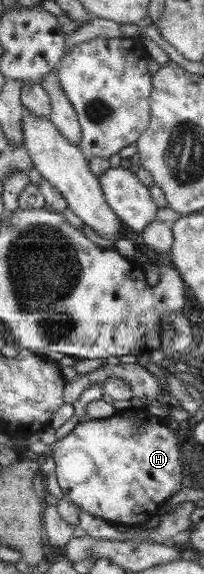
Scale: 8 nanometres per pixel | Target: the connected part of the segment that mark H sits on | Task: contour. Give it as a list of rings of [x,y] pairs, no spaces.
[[[133,404],[130,408],[117,410],[111,417],[91,418],[78,423],[67,437],[57,440],[53,446],[43,443],[39,434],[33,434],[27,439],[27,449],[41,458],[44,455],[52,456],[56,461],[56,474],[63,493],[84,511],[114,526],[137,526],[153,519],[165,502],[181,489],[183,483],[179,440],[186,438],[188,429],[173,432],[166,422],[165,417],[152,415],[147,409]]]

